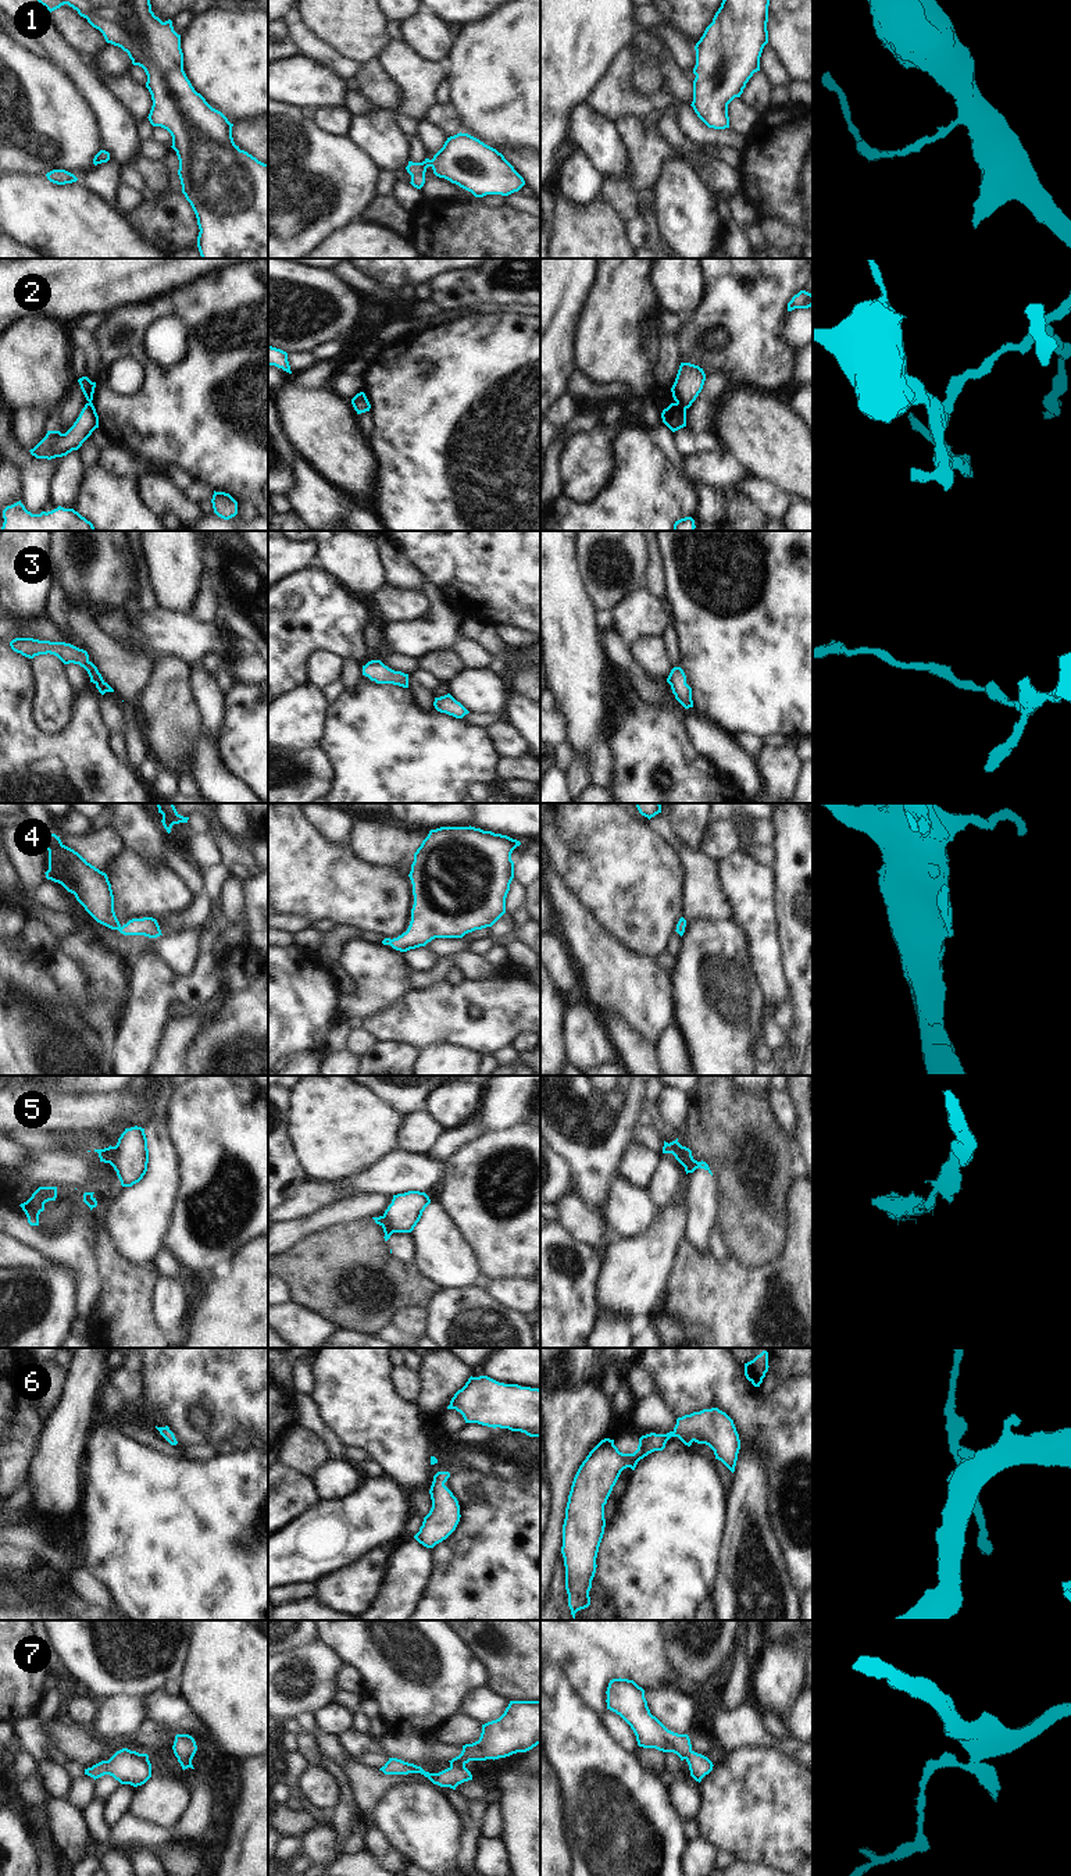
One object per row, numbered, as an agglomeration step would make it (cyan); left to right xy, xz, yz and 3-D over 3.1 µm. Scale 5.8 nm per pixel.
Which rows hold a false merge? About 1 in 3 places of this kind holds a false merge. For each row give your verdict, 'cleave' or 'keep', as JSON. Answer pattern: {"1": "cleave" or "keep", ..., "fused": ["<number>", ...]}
{"1": "keep", "2": "cleave", "3": "keep", "4": "keep", "5": "cleave", "6": "keep", "7": "keep", "fused": ["2", "5"]}

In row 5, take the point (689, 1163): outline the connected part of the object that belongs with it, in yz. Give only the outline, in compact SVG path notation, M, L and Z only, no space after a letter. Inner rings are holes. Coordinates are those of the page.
M681 1146L679 1155L683 1160L683 1167L685 1167L686 1174L693 1173L696 1169L700 1167L700 1169L707 1170L713 1176L708 1165L703 1160L701 1162L695 1160L693 1156L692 1156L692 1151L689 1148Z

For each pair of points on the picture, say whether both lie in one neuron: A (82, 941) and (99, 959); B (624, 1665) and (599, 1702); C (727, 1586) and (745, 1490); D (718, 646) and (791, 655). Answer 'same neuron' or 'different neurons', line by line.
A: same neuron
B: same neuron
C: same neuron
D: same neuron

